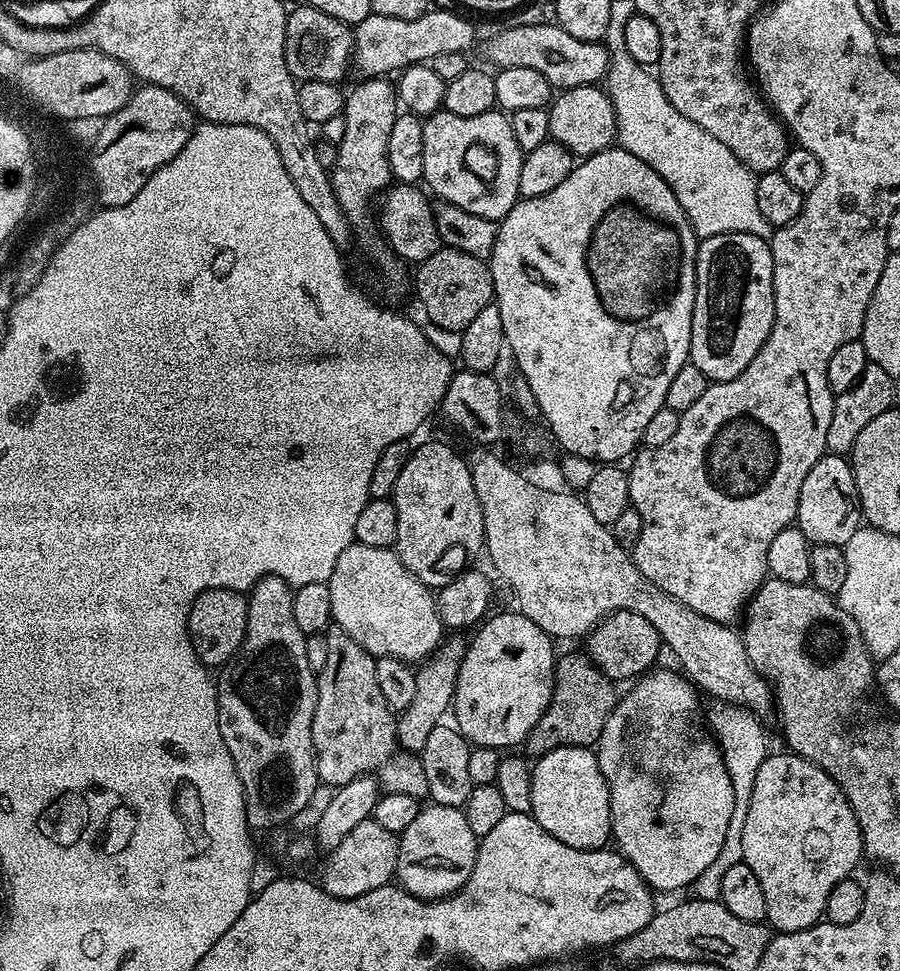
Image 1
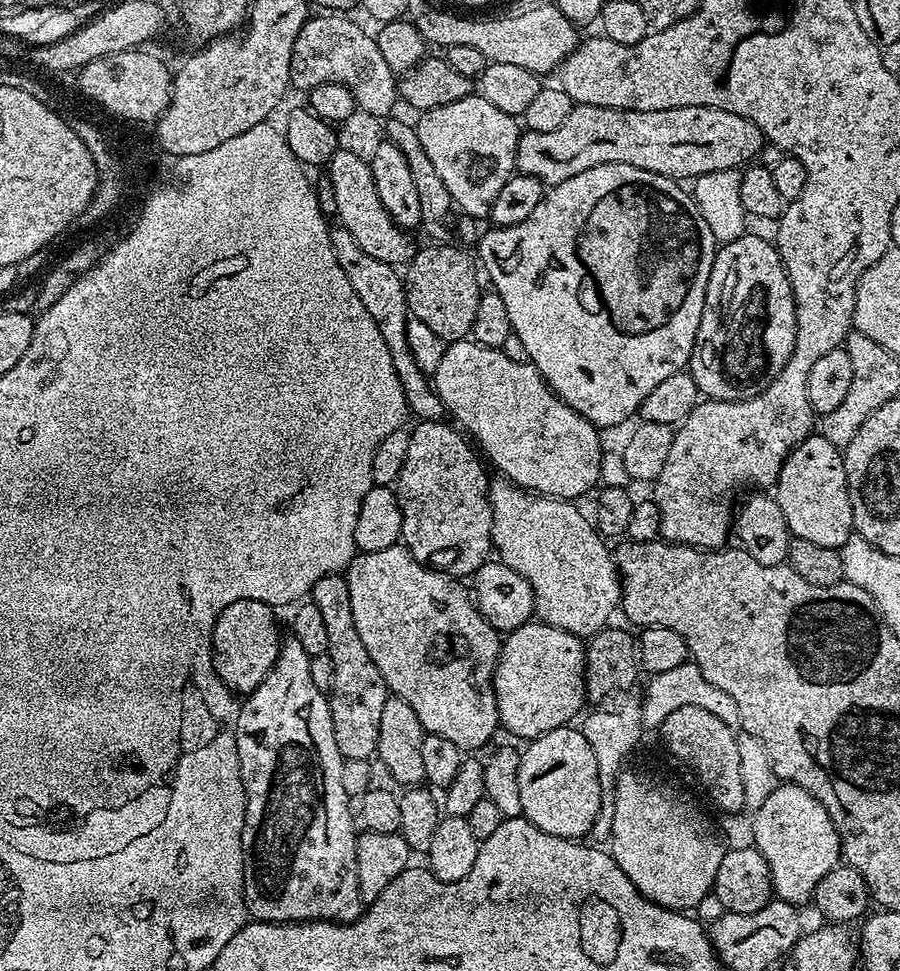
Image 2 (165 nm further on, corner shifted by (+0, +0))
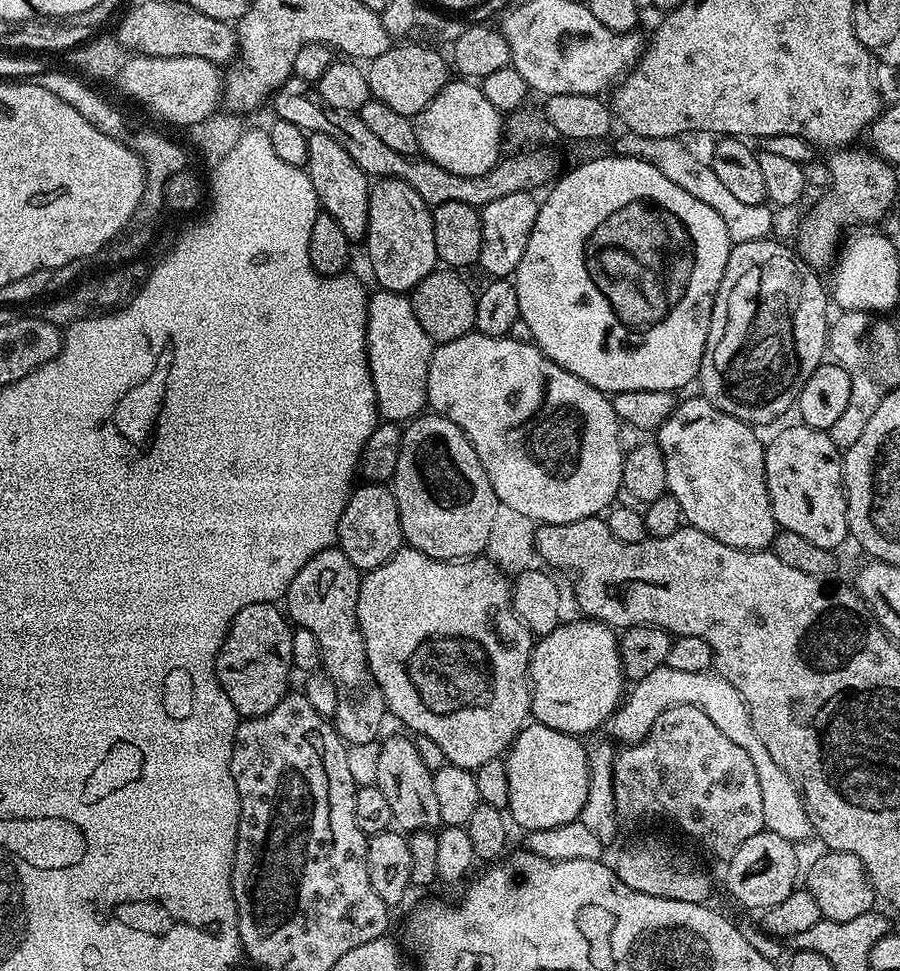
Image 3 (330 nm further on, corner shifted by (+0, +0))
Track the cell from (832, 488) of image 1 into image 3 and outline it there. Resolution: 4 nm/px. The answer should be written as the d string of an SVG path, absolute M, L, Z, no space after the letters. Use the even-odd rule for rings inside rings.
M795 422L784 428L772 441L767 441L764 450L764 477L768 497L777 525L783 530L794 530L810 542L823 548L839 549L839 544L849 539L848 499L844 493L844 461L841 449L834 446L827 431L807 428L803 422Z

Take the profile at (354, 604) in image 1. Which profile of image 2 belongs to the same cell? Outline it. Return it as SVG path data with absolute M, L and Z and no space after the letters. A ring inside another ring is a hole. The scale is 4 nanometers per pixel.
M400 544L390 546L386 550L360 552L353 556L351 564L346 569L346 579L350 594L350 614L354 614L354 630L358 630L358 638L362 638L362 646L366 646L366 654L370 654L370 658L374 658L374 666L378 666L378 674L382 674L384 685L388 687L389 693L402 698L402 702L407 702L414 709L414 714L418 714L418 722L422 722L425 733L450 738L450 742L454 742L454 746L458 746L462 750L482 747L495 732L498 732L500 723L496 695L492 689L492 679L500 657L502 636L494 626L490 626L490 622L486 622L486 618L482 618L482 614L476 609L476 602L472 599L471 591L465 585L463 588L460 585L463 583L457 577L448 576L444 572L435 572L434 569L419 564L408 553L408 549Z

